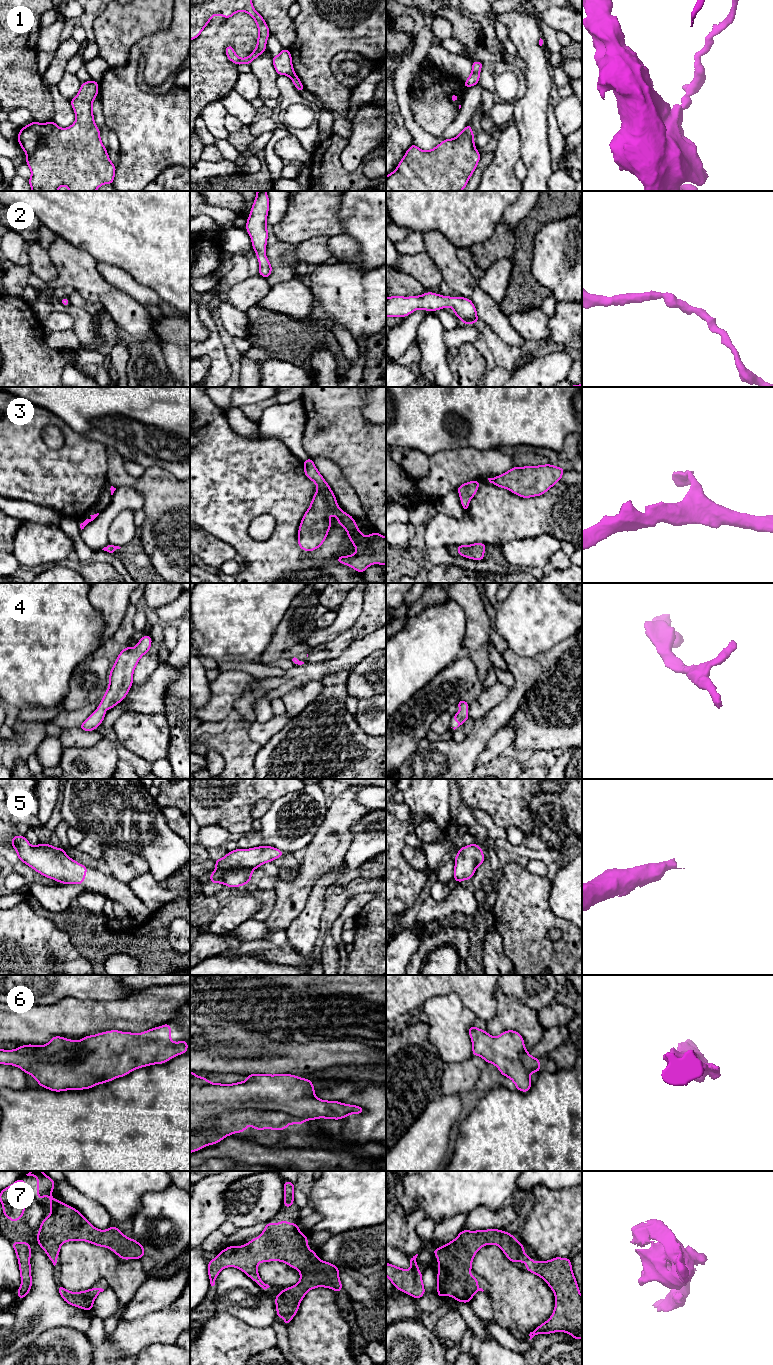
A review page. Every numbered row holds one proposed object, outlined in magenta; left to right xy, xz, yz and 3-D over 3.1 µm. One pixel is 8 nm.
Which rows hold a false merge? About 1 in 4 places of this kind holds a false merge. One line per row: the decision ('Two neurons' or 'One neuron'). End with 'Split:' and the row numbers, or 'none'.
1: Two neurons
2: One neuron
3: One neuron
4: One neuron
5: One neuron
6: Two neurons
7: One neuron
Split: 1, 6

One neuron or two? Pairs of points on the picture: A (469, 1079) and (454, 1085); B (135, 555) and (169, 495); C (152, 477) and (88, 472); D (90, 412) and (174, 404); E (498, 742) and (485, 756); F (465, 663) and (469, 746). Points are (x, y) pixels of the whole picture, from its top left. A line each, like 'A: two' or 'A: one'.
A: one
B: two
C: two
D: one
E: one
F: two

